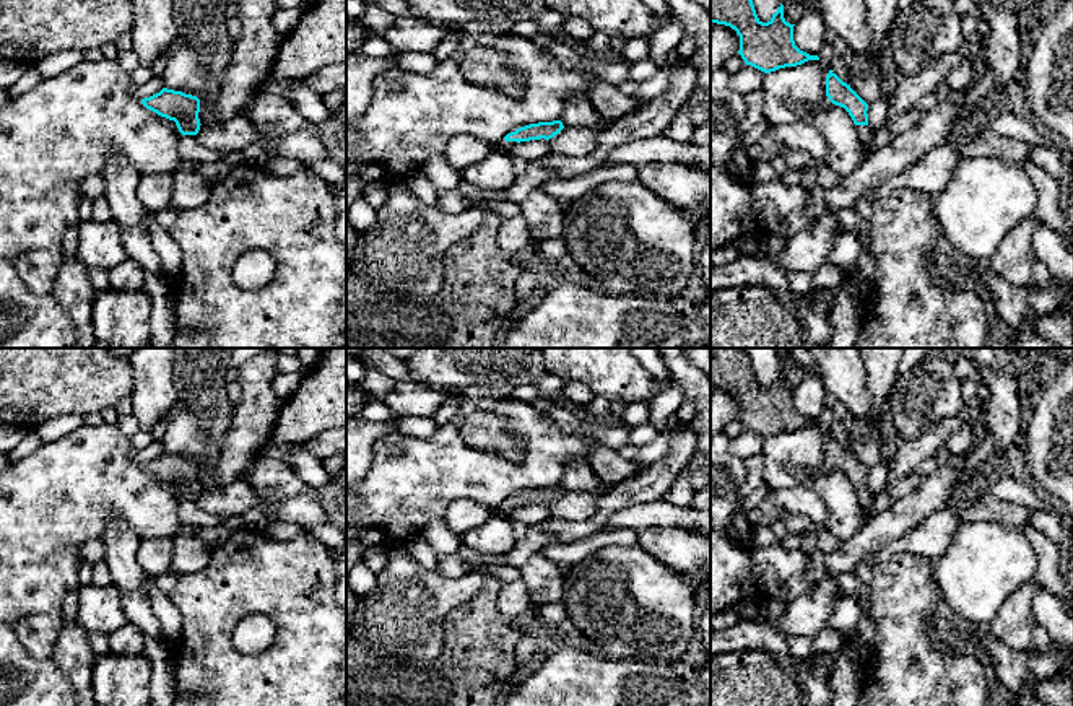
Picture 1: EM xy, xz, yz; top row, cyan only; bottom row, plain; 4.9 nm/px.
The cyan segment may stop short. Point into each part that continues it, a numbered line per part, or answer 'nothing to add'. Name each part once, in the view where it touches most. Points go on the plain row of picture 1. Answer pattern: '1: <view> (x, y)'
1: xz (501, 511)

